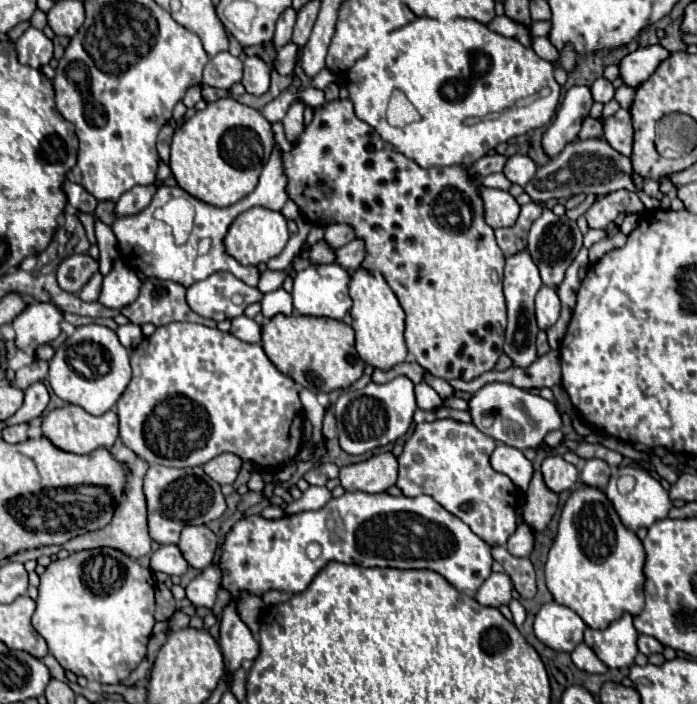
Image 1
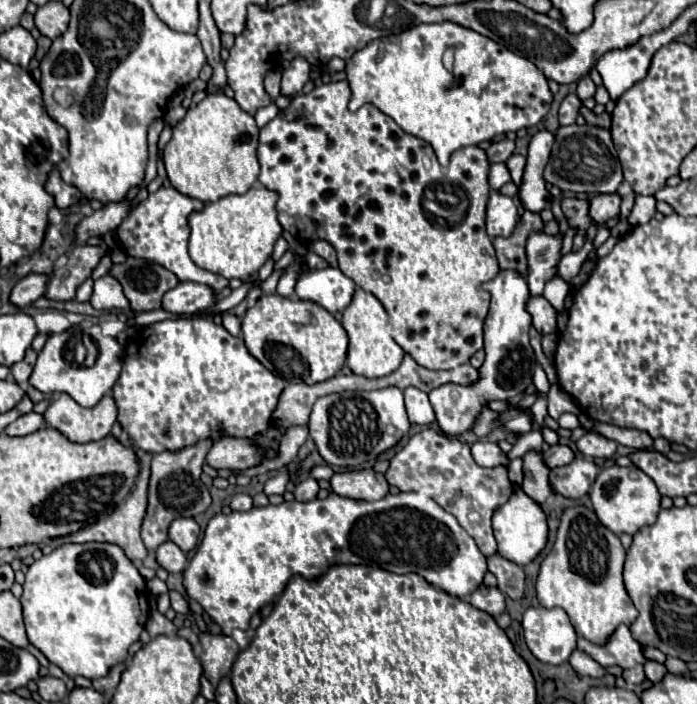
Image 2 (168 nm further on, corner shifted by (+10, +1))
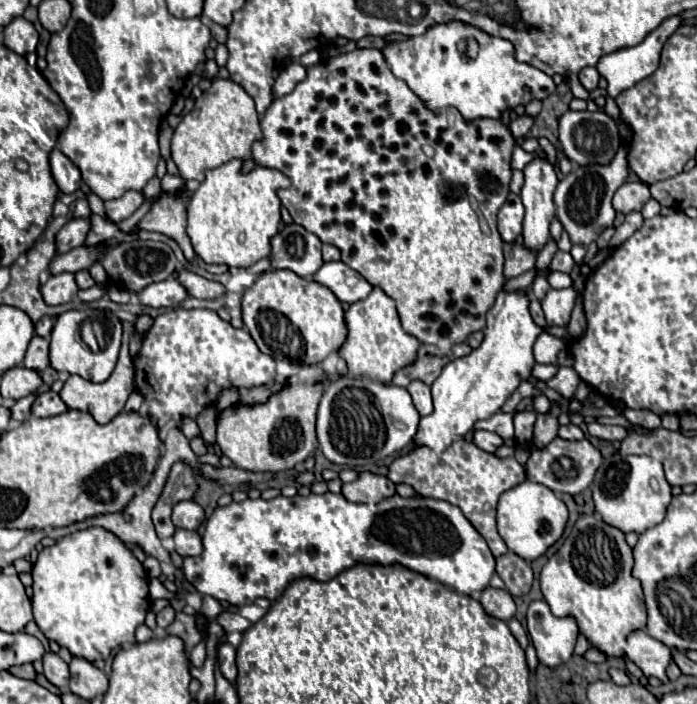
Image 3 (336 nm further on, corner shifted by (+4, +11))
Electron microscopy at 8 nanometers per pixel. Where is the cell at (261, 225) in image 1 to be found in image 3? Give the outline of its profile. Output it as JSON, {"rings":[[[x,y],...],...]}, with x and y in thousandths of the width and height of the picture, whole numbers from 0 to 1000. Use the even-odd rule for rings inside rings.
{"rings":[[[334,226],[297,243],[294,257],[268,291],[265,328],[274,339],[280,362],[297,376],[326,379],[357,379],[372,368],[386,365],[386,339],[397,331],[403,314],[403,286],[397,280],[397,268],[412,263],[412,251],[386,237],[366,234],[352,246],[346,226]]]}

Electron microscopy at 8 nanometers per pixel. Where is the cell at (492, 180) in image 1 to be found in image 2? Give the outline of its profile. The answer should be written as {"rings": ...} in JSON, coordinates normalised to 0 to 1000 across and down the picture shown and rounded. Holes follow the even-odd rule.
{"rings":[[[722,232],[704,234],[704,240],[702,240],[702,263],[704,263],[704,268],[713,271],[730,257],[733,257],[733,251],[730,251],[730,243],[727,243],[727,237]]]}

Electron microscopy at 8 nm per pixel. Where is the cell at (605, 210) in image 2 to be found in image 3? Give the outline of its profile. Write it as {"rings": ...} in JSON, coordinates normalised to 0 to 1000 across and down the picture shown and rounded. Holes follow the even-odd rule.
{"rings":[[[911,257],[911,260],[897,260],[891,263],[885,271],[882,271],[882,280],[879,280],[879,291],[888,303],[900,305],[905,300],[920,300],[920,294],[934,283],[934,274],[931,274],[931,266],[920,257]]]}

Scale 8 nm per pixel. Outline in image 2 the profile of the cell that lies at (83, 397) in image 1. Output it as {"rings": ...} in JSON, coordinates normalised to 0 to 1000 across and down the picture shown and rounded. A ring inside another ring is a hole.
{"rings":[[[133,462],[131,470],[133,470],[131,482],[136,484],[136,490],[142,496],[142,504],[139,504],[139,510],[136,510],[133,518],[122,521],[122,518],[99,516],[90,507],[90,493],[102,482],[102,470],[93,470],[93,473],[85,473],[85,476],[70,476],[70,482],[67,482],[67,487],[65,487],[62,499],[56,501],[56,510],[53,510],[50,521],[47,521],[42,544],[50,553],[56,553],[59,558],[65,558],[65,561],[73,561],[79,555],[82,558],[96,558],[116,578],[136,578],[148,567],[148,561],[154,555],[159,555],[159,550],[165,547],[165,541],[174,533],[174,490],[165,482],[145,476],[145,464],[142,462]]]}

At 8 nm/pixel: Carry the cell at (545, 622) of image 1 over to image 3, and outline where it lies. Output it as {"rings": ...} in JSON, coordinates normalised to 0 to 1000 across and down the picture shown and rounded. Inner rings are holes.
{"rings":[[[765,854],[759,859],[759,865],[756,865],[756,896],[759,896],[759,905],[762,905],[765,916],[768,916],[768,922],[770,922],[770,933],[776,939],[776,945],[782,945],[788,950],[796,950],[796,947],[802,947],[802,945],[808,945],[811,939],[819,936],[825,908],[831,902],[825,879],[796,876],[788,868],[788,859],[782,854]]]}

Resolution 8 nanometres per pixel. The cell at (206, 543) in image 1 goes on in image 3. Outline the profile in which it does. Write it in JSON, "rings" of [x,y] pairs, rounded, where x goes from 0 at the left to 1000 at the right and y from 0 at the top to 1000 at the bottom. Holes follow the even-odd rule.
{"rings":[[[260,712],[248,720],[248,743],[257,751],[286,751],[286,746],[291,743],[294,729],[288,723],[288,717],[283,717],[280,712]]]}

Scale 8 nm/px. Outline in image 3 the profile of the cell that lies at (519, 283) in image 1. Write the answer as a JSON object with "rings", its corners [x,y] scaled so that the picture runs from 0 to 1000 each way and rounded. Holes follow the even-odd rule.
{"rings":[[[716,413],[710,433],[699,445],[699,464],[690,490],[673,504],[647,513],[618,547],[624,581],[618,589],[604,592],[593,632],[610,632],[621,643],[636,643],[653,624],[676,612],[684,598],[702,595],[713,587],[745,544],[759,538],[768,516],[765,487],[776,473],[779,467],[768,462],[759,447],[756,419],[750,413]]]}

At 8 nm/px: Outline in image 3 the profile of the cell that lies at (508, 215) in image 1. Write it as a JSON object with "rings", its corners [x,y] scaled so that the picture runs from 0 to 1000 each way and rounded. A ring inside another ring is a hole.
{"rings":[[[733,274],[725,291],[716,300],[716,331],[725,345],[739,342],[747,334],[747,317],[750,317],[750,288],[747,280]]]}

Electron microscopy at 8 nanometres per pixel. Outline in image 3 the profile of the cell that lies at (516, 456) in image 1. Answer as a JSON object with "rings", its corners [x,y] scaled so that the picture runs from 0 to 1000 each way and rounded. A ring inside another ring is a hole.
{"rings":[[[681,612],[679,629],[681,629],[687,638],[693,638],[693,641],[707,643],[716,632],[722,632],[722,624],[719,624],[713,615],[704,615],[704,612]]]}

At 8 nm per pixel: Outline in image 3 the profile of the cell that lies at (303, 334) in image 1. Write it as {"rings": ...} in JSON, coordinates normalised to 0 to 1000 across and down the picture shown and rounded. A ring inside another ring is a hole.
{"rings":[[[389,382],[374,388],[366,396],[366,402],[357,411],[352,411],[346,436],[349,436],[349,459],[357,476],[363,479],[369,493],[380,504],[389,504],[392,510],[412,507],[420,516],[440,516],[440,518],[461,516],[469,510],[472,501],[481,501],[498,479],[498,462],[492,453],[492,436],[486,425],[466,405],[435,396],[415,382]]]}

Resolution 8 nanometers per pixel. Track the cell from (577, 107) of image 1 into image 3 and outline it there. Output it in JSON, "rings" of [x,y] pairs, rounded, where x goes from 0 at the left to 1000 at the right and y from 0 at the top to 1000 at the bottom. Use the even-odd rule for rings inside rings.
{"rings":[[[765,226],[753,240],[753,263],[747,283],[753,291],[750,311],[750,348],[762,359],[773,359],[788,342],[788,320],[796,308],[793,274],[799,266],[799,249],[793,234],[782,226]]]}

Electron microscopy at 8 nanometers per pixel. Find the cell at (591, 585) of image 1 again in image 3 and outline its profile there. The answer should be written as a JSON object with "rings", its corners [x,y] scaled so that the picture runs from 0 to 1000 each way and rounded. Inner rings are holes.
{"rings":[[[834,732],[808,777],[779,805],[776,839],[791,862],[791,871],[796,876],[822,876],[828,882],[831,899],[839,902],[842,911],[851,919],[857,919],[865,930],[897,933],[900,905],[914,893],[925,893],[928,885],[920,828],[905,817],[905,808],[908,808],[908,788],[905,777],[897,768],[897,760],[888,751],[871,746],[859,732]]]}

